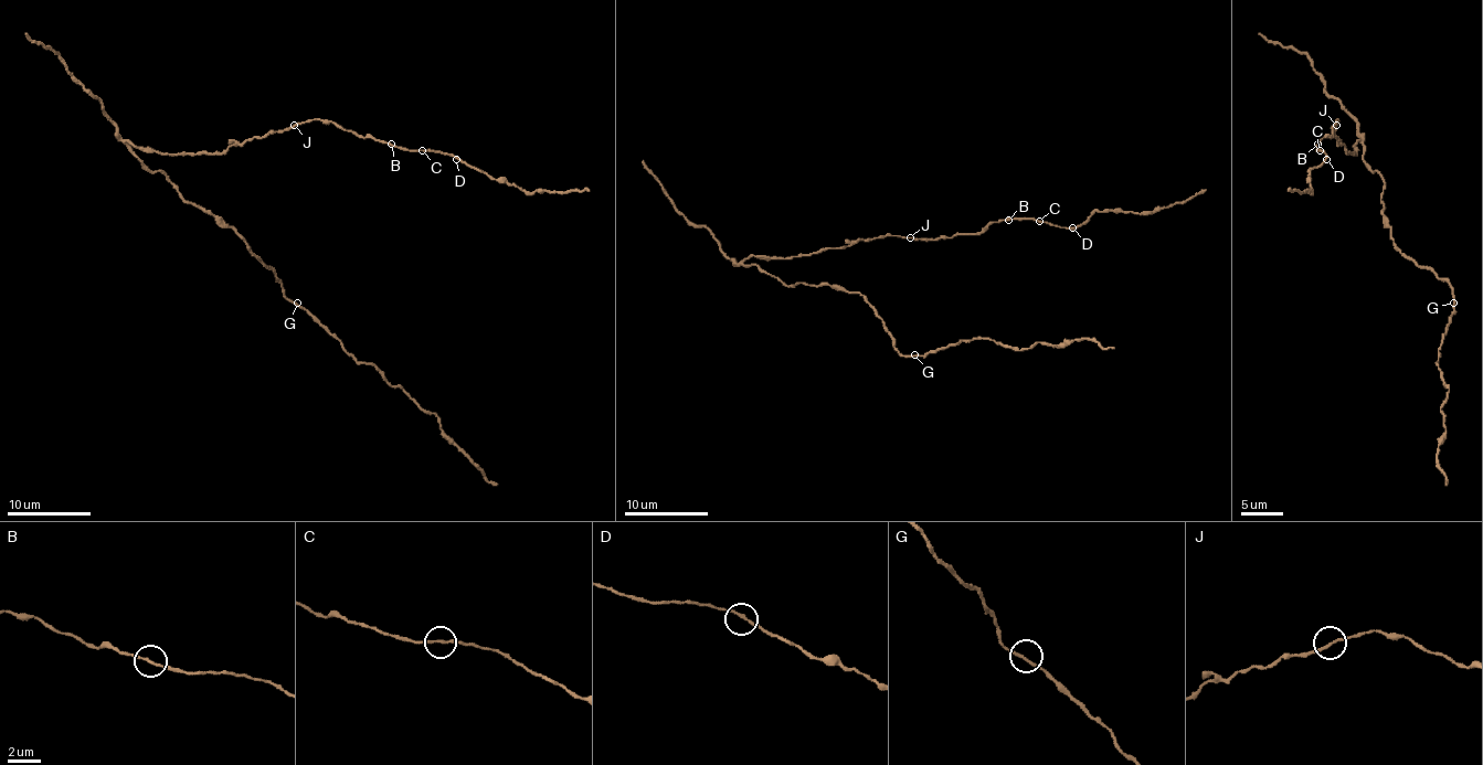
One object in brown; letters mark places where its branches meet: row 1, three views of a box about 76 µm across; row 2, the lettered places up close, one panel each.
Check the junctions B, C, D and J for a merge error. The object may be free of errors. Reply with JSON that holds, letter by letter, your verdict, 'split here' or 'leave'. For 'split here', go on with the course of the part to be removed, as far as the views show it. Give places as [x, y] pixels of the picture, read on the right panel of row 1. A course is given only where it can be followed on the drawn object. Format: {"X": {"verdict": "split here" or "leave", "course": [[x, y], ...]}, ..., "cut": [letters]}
{"B": {"verdict": "leave"}, "C": {"verdict": "leave"}, "D": {"verdict": "leave"}, "J": {"verdict": "split here", "course": [[1336, 125], [1385, 183], [1393, 242], [1453, 297], [1437, 361], [1447, 485]]}, "cut": ["J"]}

